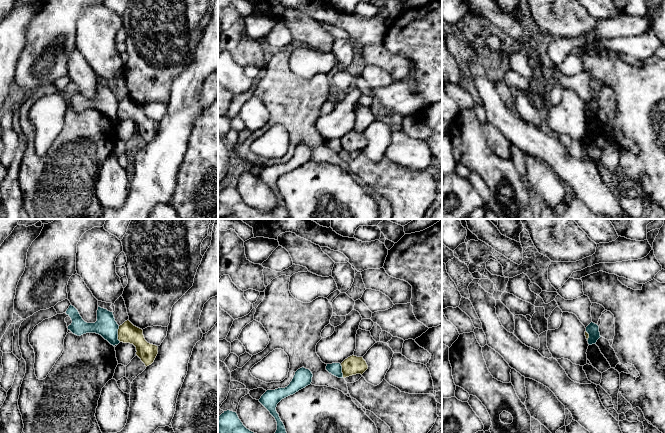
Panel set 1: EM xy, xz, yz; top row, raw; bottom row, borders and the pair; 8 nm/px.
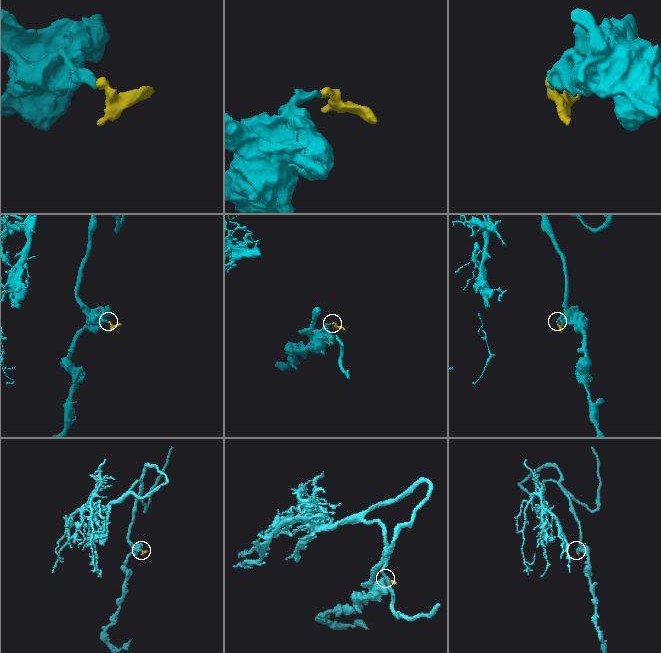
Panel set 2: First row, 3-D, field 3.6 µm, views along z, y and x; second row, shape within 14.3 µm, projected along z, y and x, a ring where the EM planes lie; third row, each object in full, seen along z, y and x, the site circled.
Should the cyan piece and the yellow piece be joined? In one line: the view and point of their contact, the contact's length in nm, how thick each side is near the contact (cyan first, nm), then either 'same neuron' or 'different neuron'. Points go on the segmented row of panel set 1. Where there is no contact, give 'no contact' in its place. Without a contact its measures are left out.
xy (117, 334) | 130 nm | 170/160 nm | different neuron

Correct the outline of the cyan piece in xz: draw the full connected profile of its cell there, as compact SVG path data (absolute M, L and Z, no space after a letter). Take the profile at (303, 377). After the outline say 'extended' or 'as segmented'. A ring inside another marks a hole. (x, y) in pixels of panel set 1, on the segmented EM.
M302 367L295 372L292 381L287 387L267 390L259 399L259 402L270 412L277 422L277 430L275 433L287 433L285 426L276 411L277 404L282 399L293 395L299 390L310 385L312 377L312 372L309 369Z | as segmented

